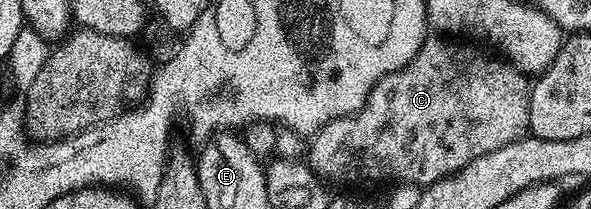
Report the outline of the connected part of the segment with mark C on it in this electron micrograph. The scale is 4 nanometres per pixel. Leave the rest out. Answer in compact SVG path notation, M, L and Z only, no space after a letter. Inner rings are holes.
M428 37L423 40L421 49L399 71L386 75L377 81L377 85L369 93L365 105L359 111L354 111L352 115L343 115L339 119L334 119L320 127L314 135L310 136L306 162L312 171L324 181L332 179L335 183L387 183L398 185L400 183L413 183L416 187L422 189L430 187L431 184L437 183L442 179L448 179L450 175L456 175L461 169L479 157L485 157L485 153L493 153L513 141L524 138L528 134L529 123L529 101L531 100L532 84L528 76L519 71L514 64L507 61L506 58L496 57L494 54L486 55L483 51L478 51L470 42L456 41L451 37Z

